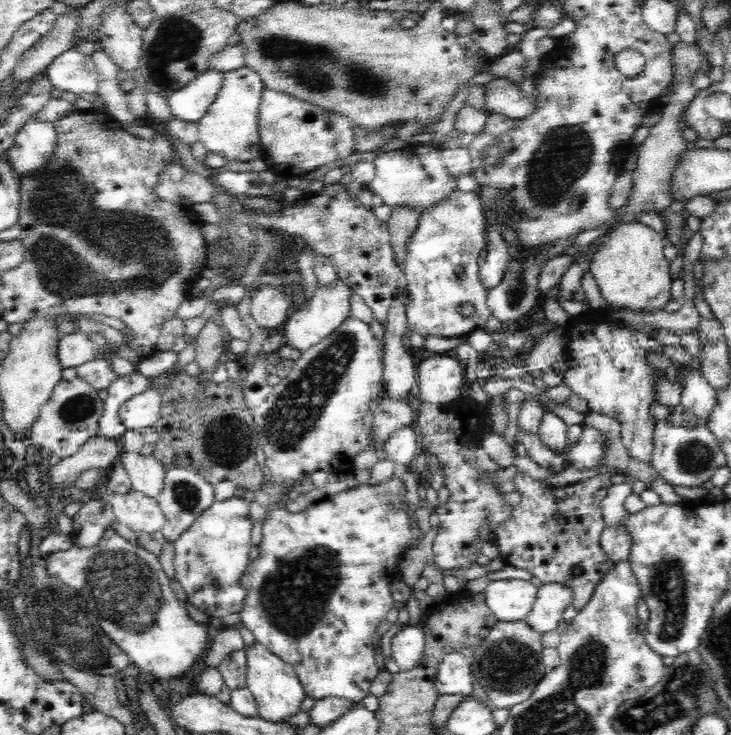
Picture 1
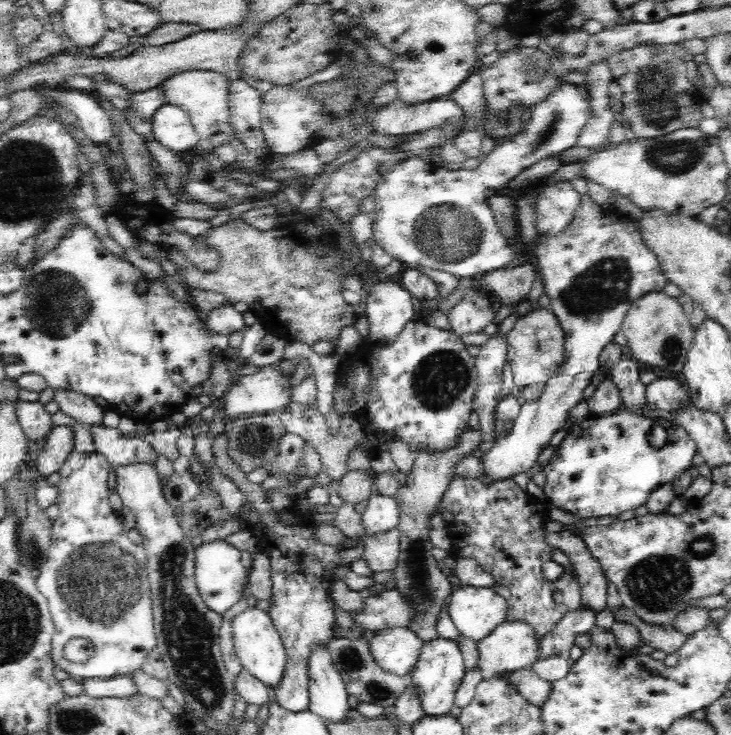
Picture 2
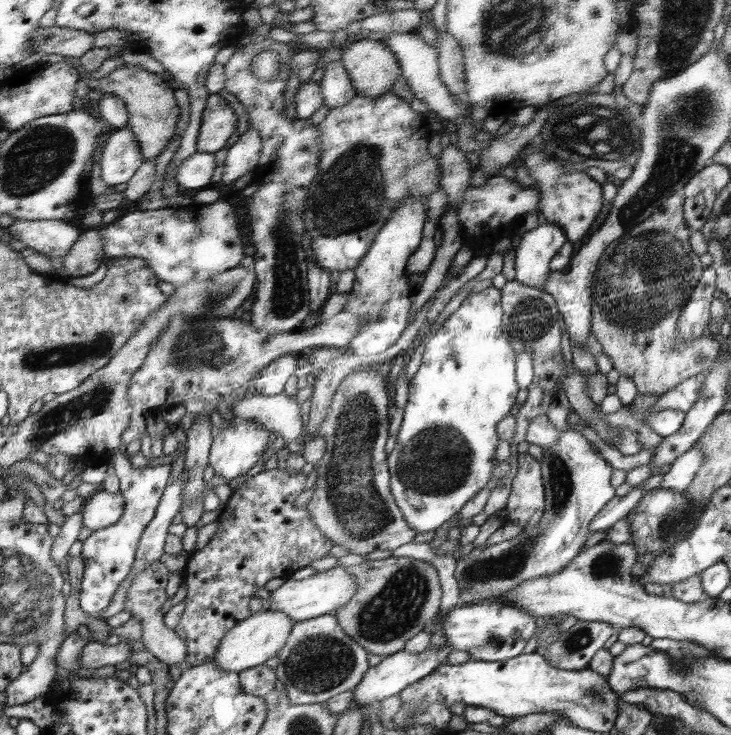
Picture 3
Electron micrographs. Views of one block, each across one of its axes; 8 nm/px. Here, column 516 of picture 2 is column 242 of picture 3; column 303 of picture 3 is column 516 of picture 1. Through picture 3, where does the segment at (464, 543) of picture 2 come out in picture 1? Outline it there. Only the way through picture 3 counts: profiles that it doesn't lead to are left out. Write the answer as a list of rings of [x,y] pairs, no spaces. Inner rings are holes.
[[[518,470],[513,481],[515,491],[521,494],[520,504],[510,512],[510,518],[504,524],[498,525],[491,541],[498,547],[499,557],[504,564],[514,568],[524,568],[532,576],[536,576],[543,584],[563,584],[573,591],[572,606],[582,610],[590,600],[596,585],[614,568],[612,562],[607,562],[605,552],[601,547],[601,535],[605,530],[601,502],[606,498],[609,488],[613,485],[610,473],[596,474],[591,478],[582,479],[562,487],[549,486],[540,480],[534,480],[524,471]]]

